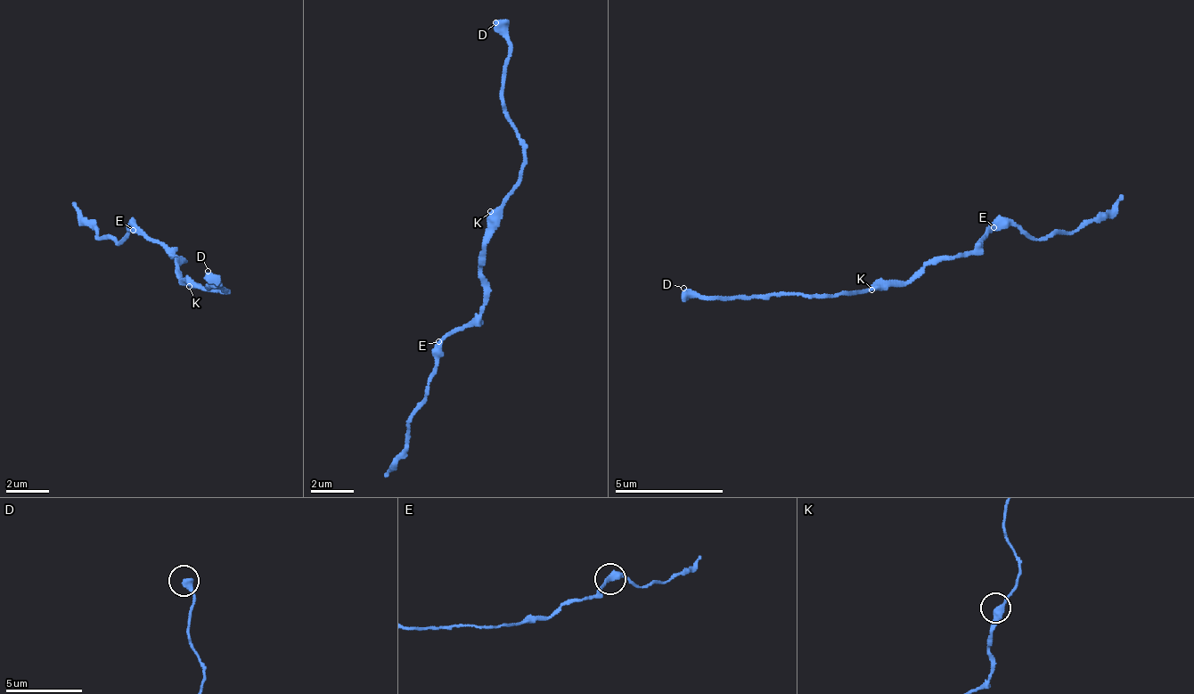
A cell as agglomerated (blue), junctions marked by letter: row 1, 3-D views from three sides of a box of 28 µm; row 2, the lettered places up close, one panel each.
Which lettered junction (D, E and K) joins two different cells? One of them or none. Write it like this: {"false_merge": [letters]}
{"false_merge": []}

